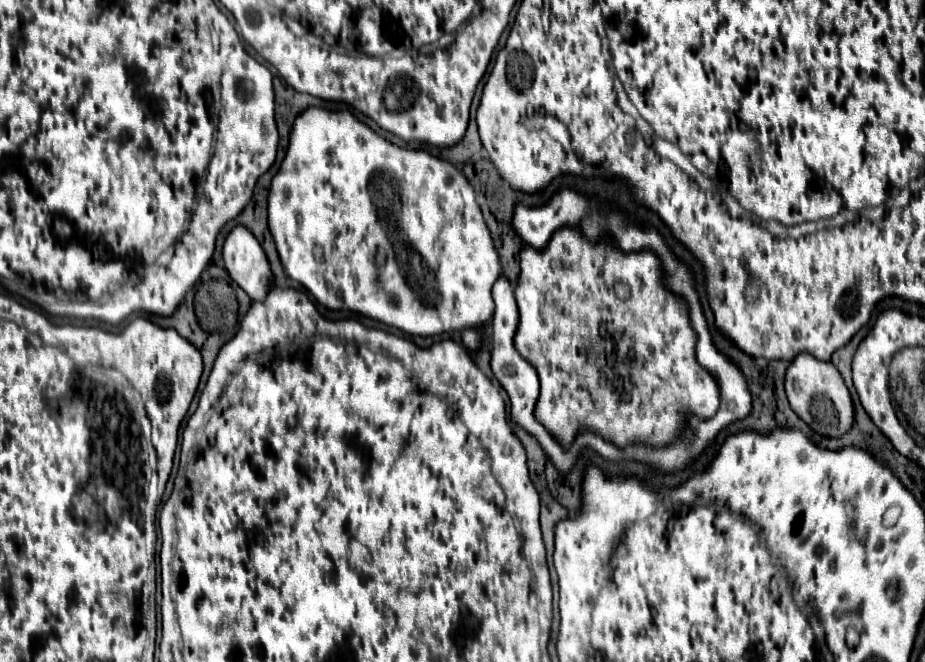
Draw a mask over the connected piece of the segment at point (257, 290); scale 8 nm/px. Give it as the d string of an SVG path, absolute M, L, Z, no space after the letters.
M236 226L228 234L224 242L224 266L232 280L240 284L252 300L260 302L264 296L268 296L274 278L270 262L260 242L248 228Z

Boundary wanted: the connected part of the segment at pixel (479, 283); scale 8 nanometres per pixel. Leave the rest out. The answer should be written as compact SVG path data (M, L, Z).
M308 108L296 118L294 130L290 134L290 146L288 146L286 158L270 186L268 224L270 224L270 232L276 242L286 274L292 280L298 280L306 290L314 294L314 298L322 306L330 310L344 308L350 312L358 312L358 314L364 314L368 318L380 320L388 326L396 326L408 334L418 334L418 336L432 336L432 334L442 334L442 332L452 332L452 330L478 328L492 318L494 302L492 302L490 290L502 270L500 270L498 254L492 246L490 232L484 224L480 206L476 204L474 188L468 184L466 176L458 168L454 168L450 162L438 160L436 156L424 150L402 150L394 146L386 138L378 136L372 128L356 120L348 110L330 112L322 108Z

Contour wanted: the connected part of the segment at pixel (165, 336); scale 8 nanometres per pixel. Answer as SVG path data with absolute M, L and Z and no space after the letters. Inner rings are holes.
M136 318L120 334L100 330L100 340L102 338L108 340L108 344L100 344L104 352L104 364L120 370L130 380L130 384L142 394L146 414L152 422L152 444L158 452L160 486L164 488L172 470L180 424L198 390L198 382L202 376L202 356L198 348L186 338L182 338L174 328L164 330L144 318Z

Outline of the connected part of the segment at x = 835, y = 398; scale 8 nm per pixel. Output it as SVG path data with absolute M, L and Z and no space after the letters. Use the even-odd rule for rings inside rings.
M812 354L796 356L786 372L786 394L792 410L818 434L838 438L850 432L854 424L854 404L850 392L832 362L816 360Z

